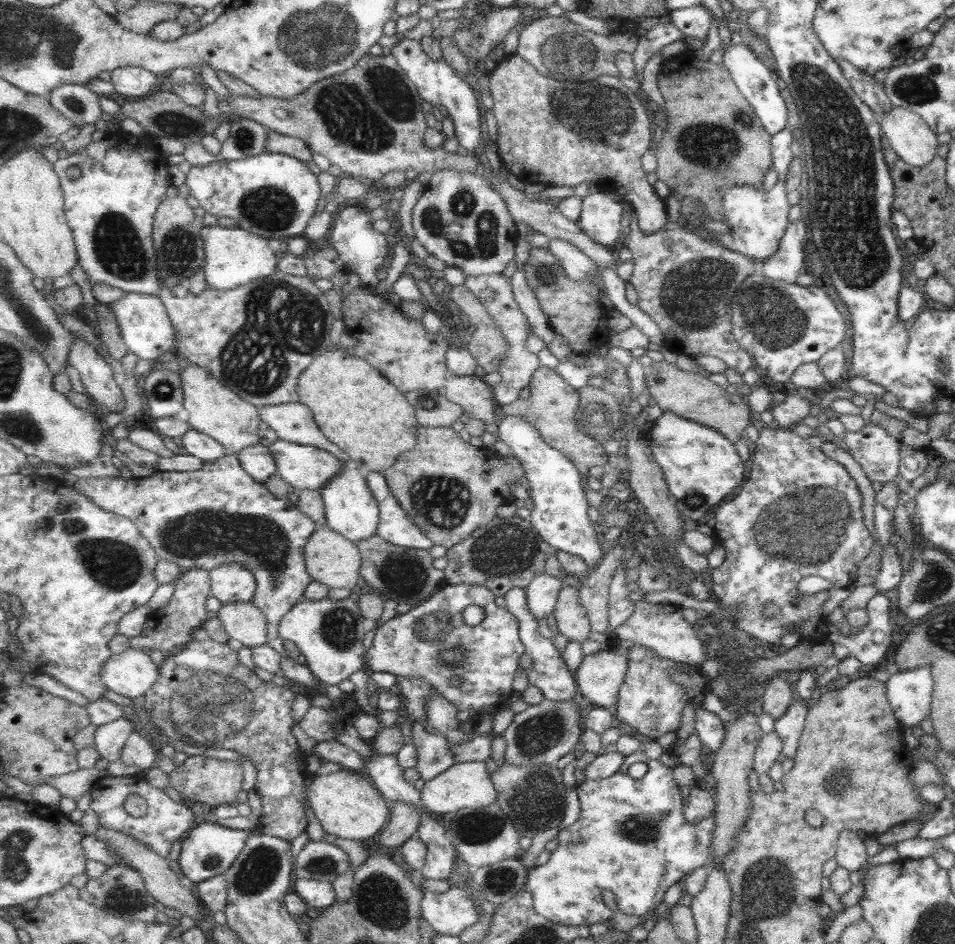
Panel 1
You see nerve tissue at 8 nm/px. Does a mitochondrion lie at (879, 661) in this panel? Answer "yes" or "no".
no

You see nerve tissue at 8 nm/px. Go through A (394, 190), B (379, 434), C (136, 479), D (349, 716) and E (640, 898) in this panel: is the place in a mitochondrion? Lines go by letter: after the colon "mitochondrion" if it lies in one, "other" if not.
A: other
B: other
C: other
D: other
E: other

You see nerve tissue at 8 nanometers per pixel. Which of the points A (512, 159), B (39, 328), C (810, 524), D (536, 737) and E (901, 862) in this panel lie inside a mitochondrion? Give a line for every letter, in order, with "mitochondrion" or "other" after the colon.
A: other
B: mitochondrion
C: mitochondrion
D: mitochondrion
E: other

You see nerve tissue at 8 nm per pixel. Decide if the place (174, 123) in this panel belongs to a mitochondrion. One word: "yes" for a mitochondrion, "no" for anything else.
yes

